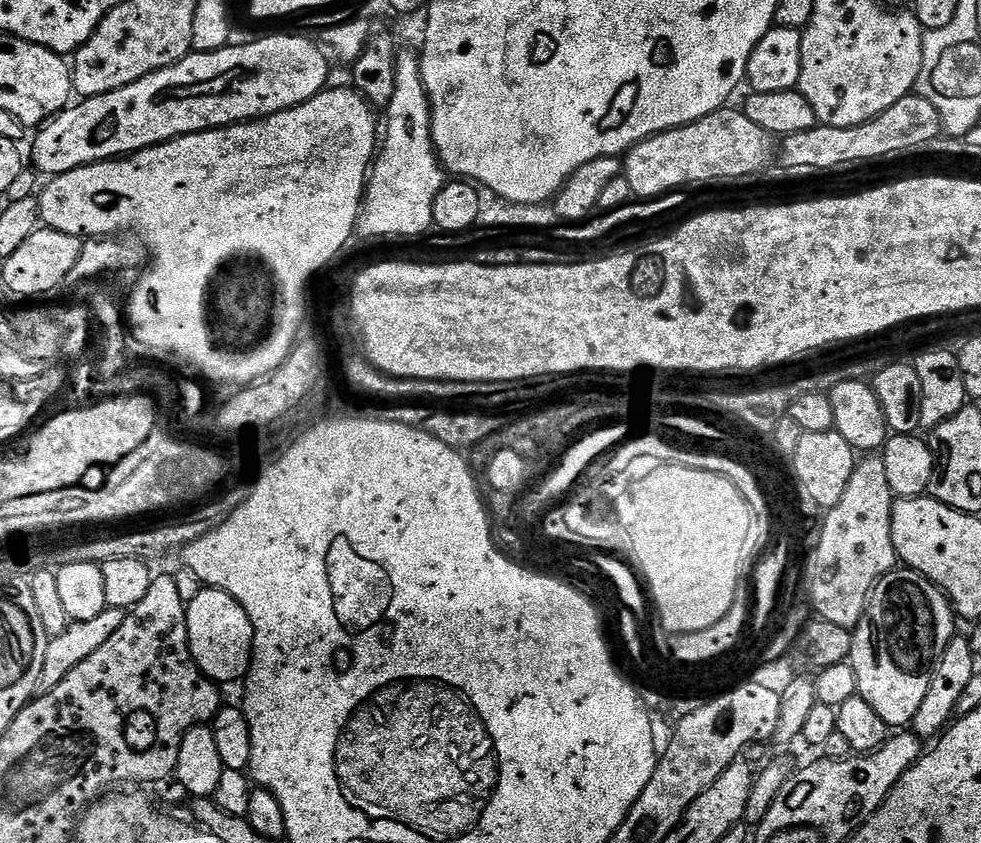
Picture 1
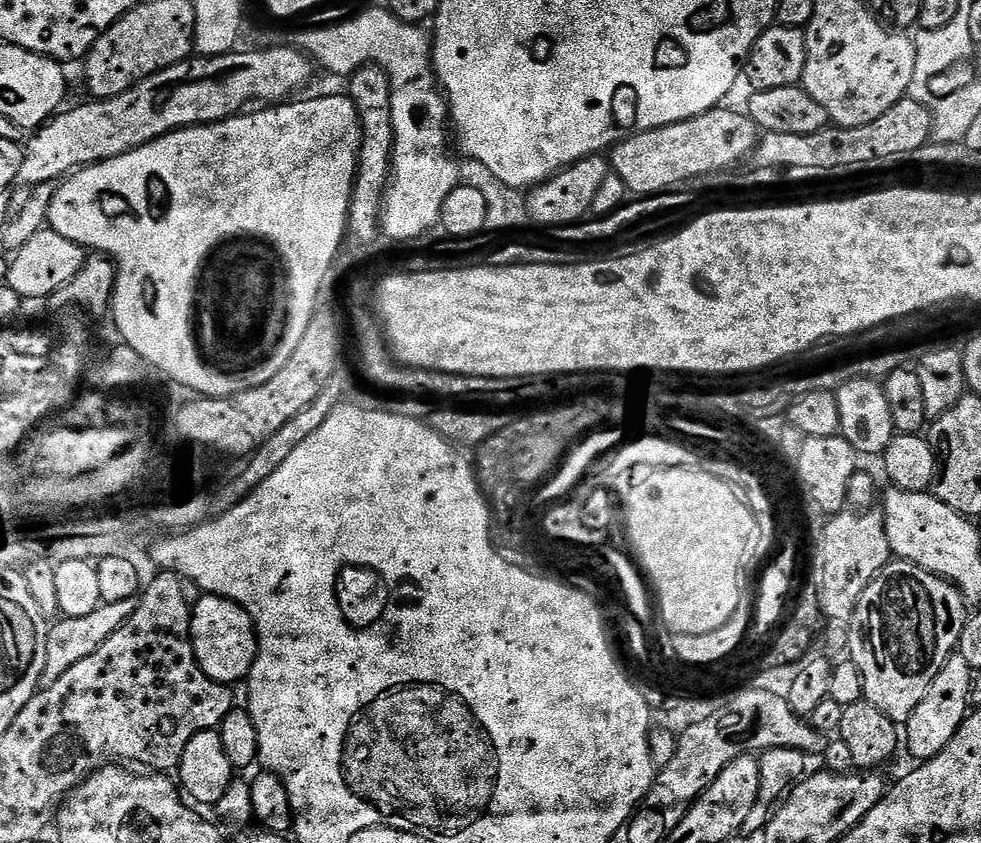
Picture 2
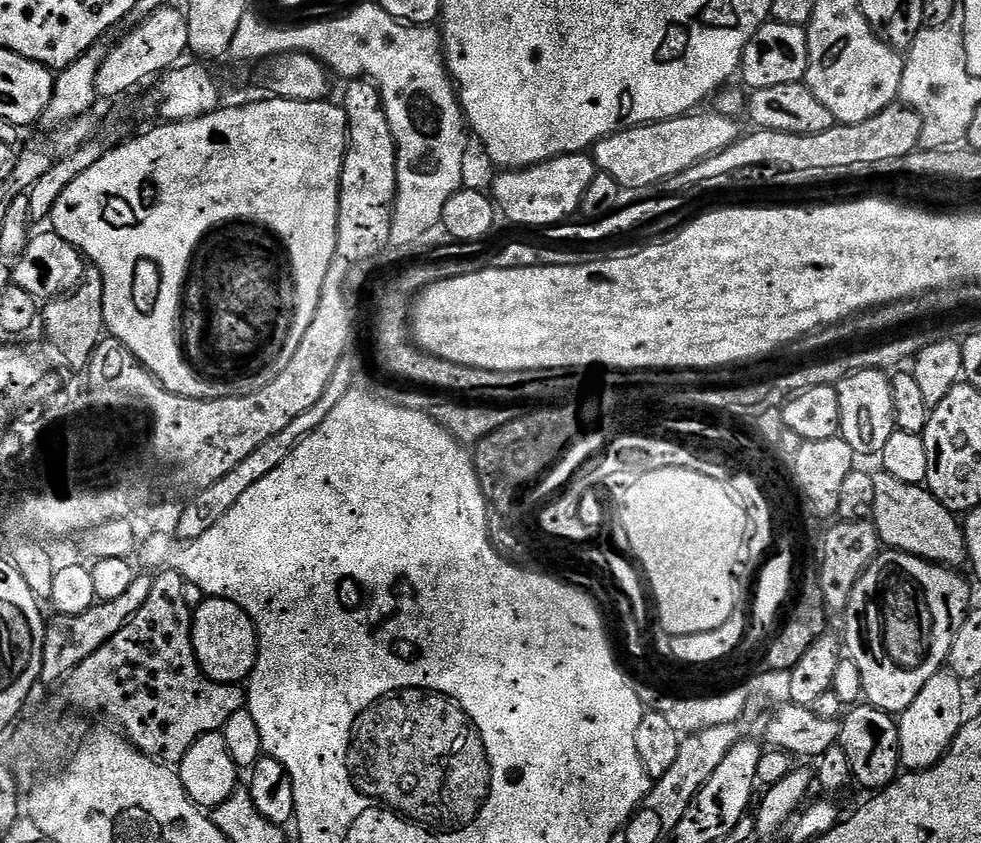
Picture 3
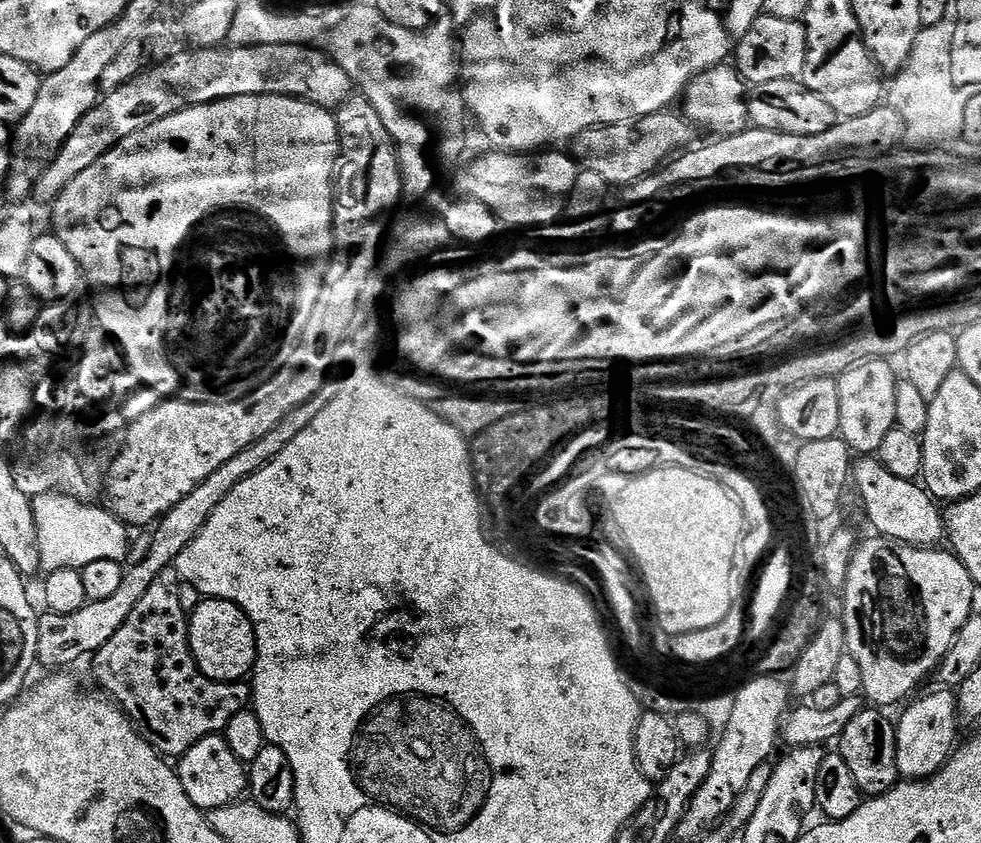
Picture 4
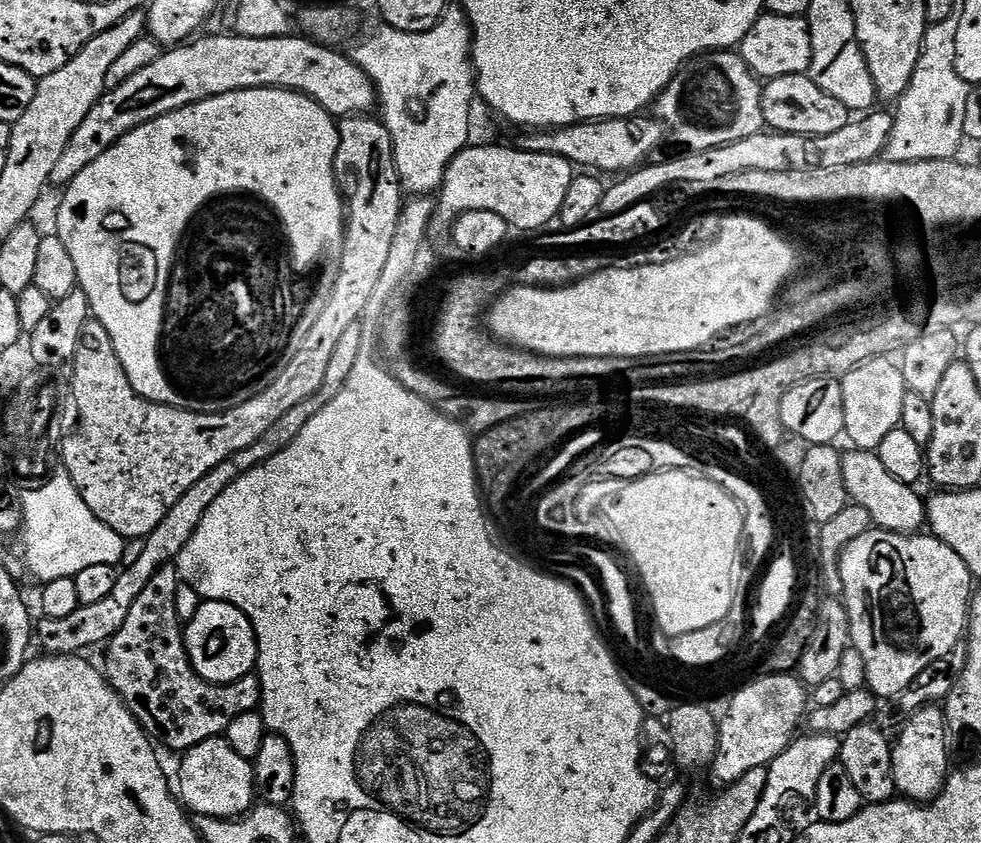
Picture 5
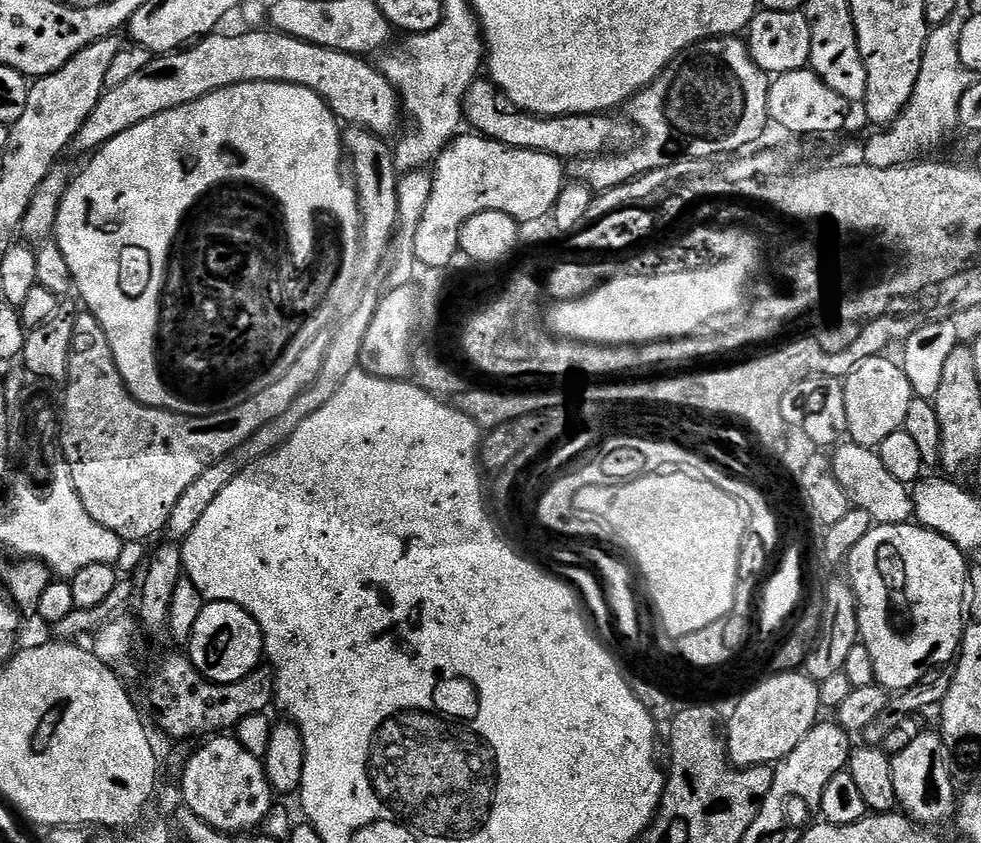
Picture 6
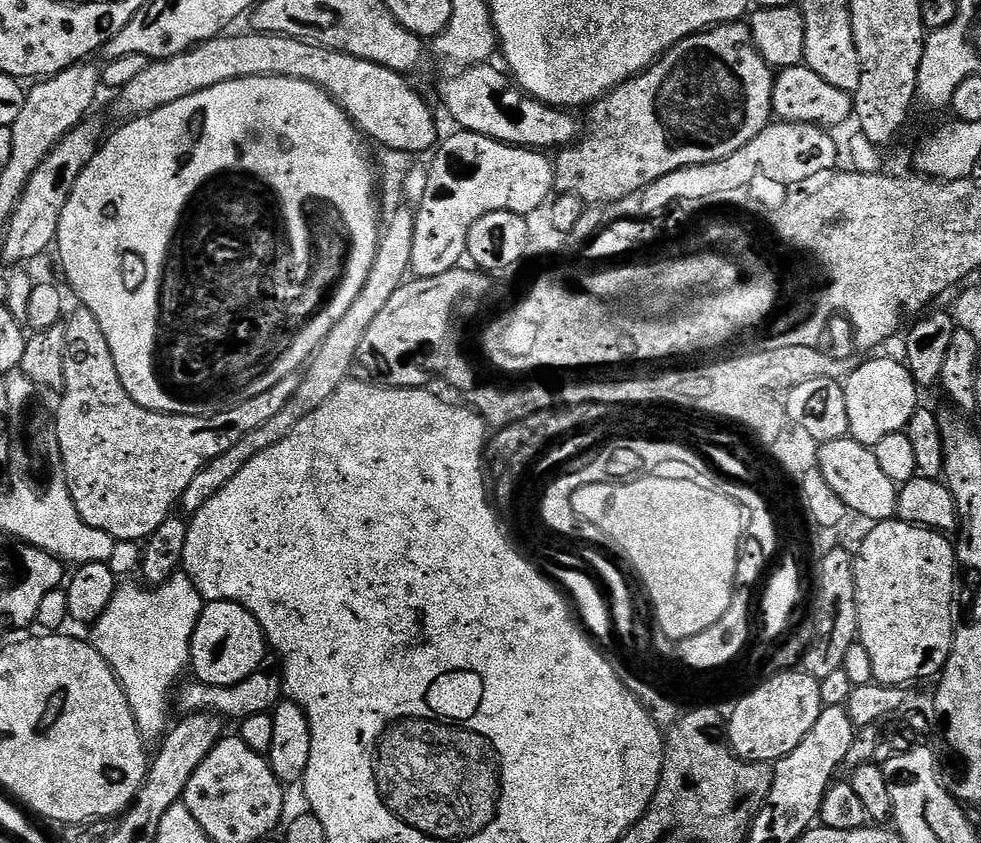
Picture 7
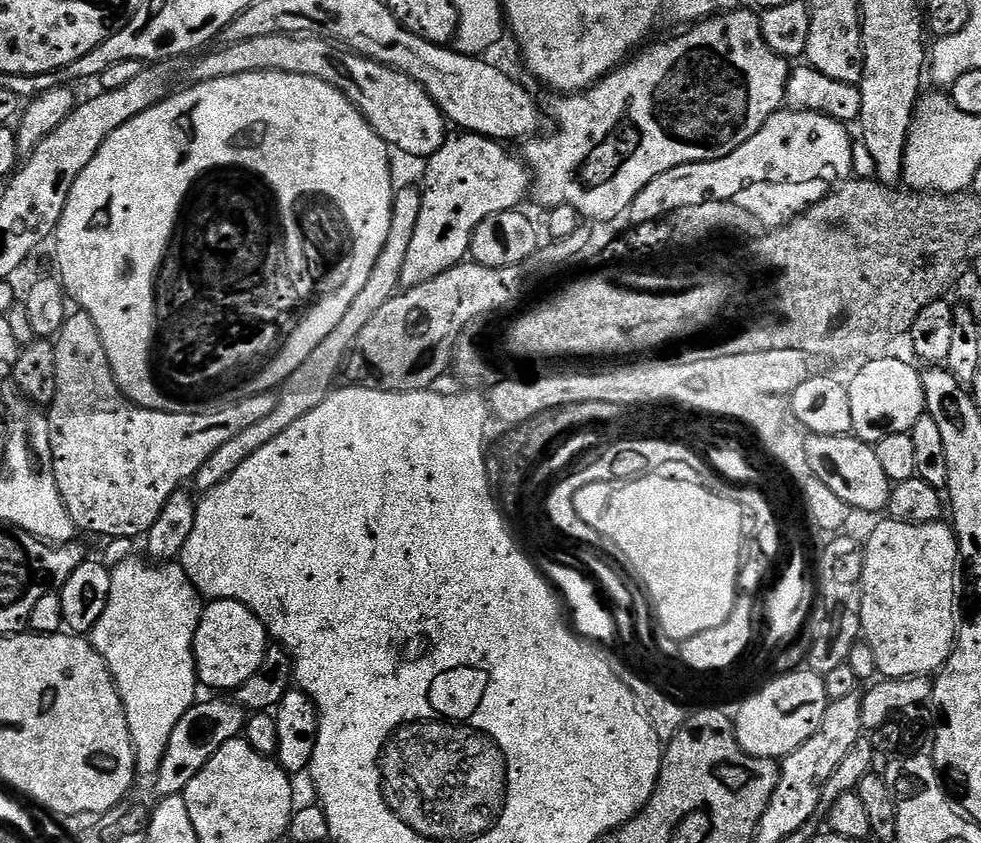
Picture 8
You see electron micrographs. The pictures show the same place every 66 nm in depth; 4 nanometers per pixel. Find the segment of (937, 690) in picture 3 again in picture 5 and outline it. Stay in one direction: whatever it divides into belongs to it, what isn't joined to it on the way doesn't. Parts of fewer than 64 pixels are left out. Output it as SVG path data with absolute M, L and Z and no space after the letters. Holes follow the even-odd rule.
M929 706L914 713L895 737L892 757L894 758L894 782L897 793L913 802L931 802L939 796L944 782L950 775L948 768L948 725L944 723L944 710L940 706Z

